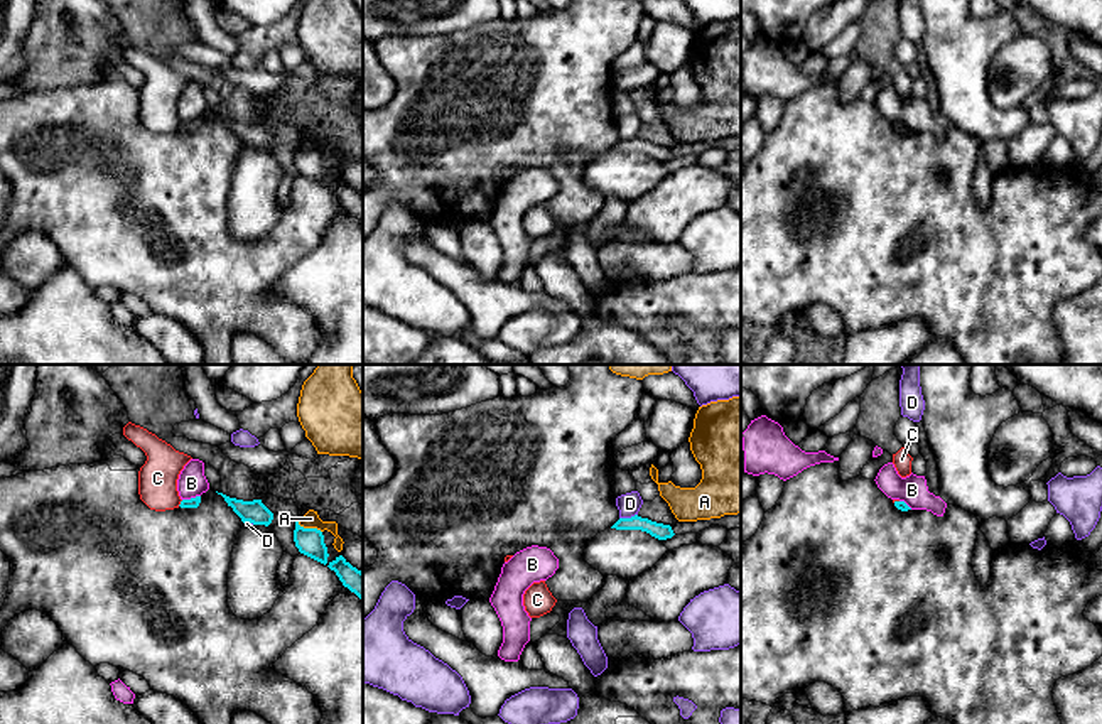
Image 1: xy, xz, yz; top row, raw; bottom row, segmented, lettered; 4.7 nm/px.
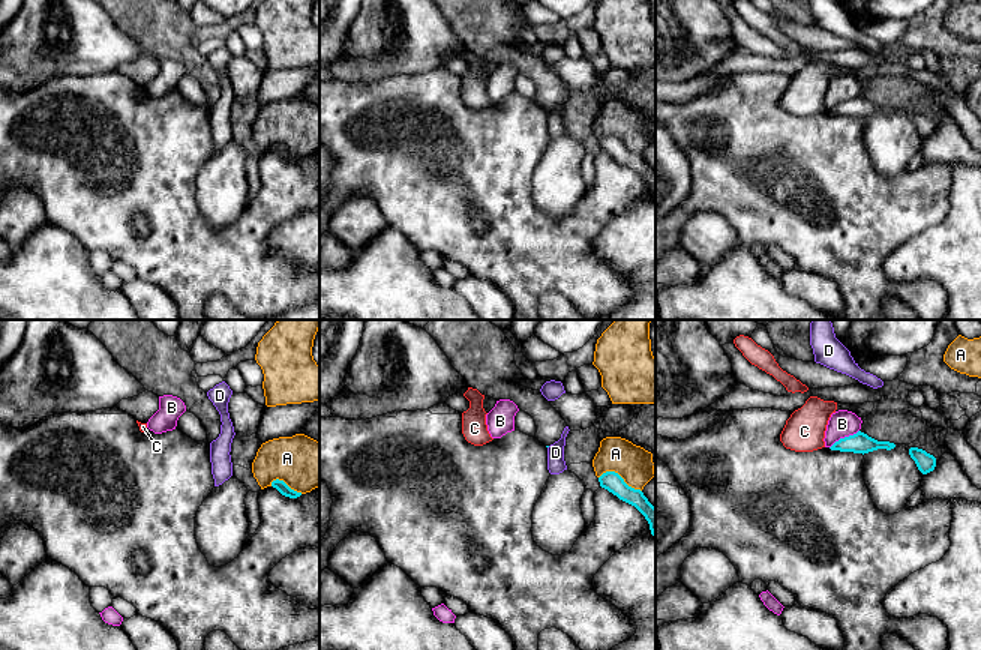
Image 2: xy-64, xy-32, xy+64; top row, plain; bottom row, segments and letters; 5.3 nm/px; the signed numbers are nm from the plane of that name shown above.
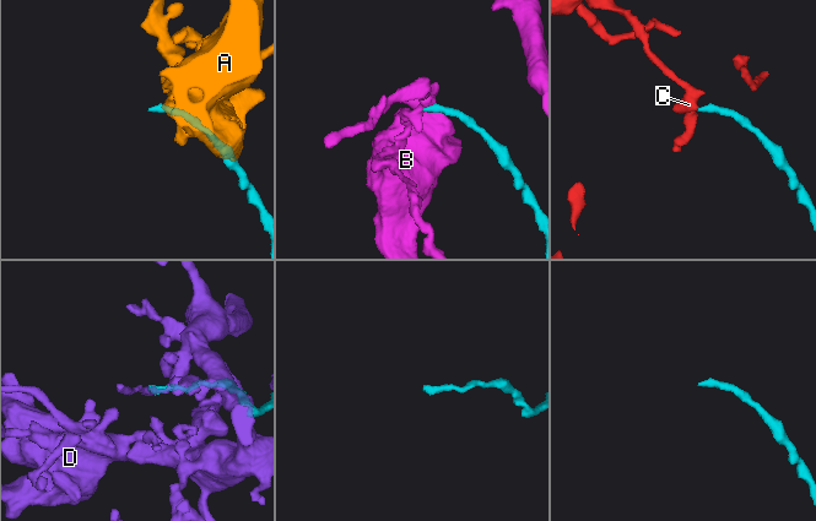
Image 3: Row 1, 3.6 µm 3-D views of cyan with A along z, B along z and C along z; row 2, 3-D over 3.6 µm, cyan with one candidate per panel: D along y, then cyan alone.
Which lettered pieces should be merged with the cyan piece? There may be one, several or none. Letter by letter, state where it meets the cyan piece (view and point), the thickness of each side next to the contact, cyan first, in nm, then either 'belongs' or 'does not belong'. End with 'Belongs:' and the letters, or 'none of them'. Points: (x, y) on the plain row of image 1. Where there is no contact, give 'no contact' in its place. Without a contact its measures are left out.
A: xy (309, 151) | 130/80 nm | does not belong
B: xy (191, 120) | 50/140 nm | does not belong
C: xy (181, 125) | 50/190 nm | does not belong
D: xz (628, 140) | 80/110 nm | does not belong
Belongs: none of them

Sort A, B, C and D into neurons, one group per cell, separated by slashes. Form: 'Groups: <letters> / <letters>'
Groups: A / B / C / D

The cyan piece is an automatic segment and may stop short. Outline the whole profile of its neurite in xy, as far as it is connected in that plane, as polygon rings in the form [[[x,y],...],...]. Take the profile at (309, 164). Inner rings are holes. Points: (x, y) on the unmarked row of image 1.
[[[295,143],[294,164],[300,176],[321,184],[327,186],[327,169],[324,165],[324,157],[317,150],[304,150]]]

